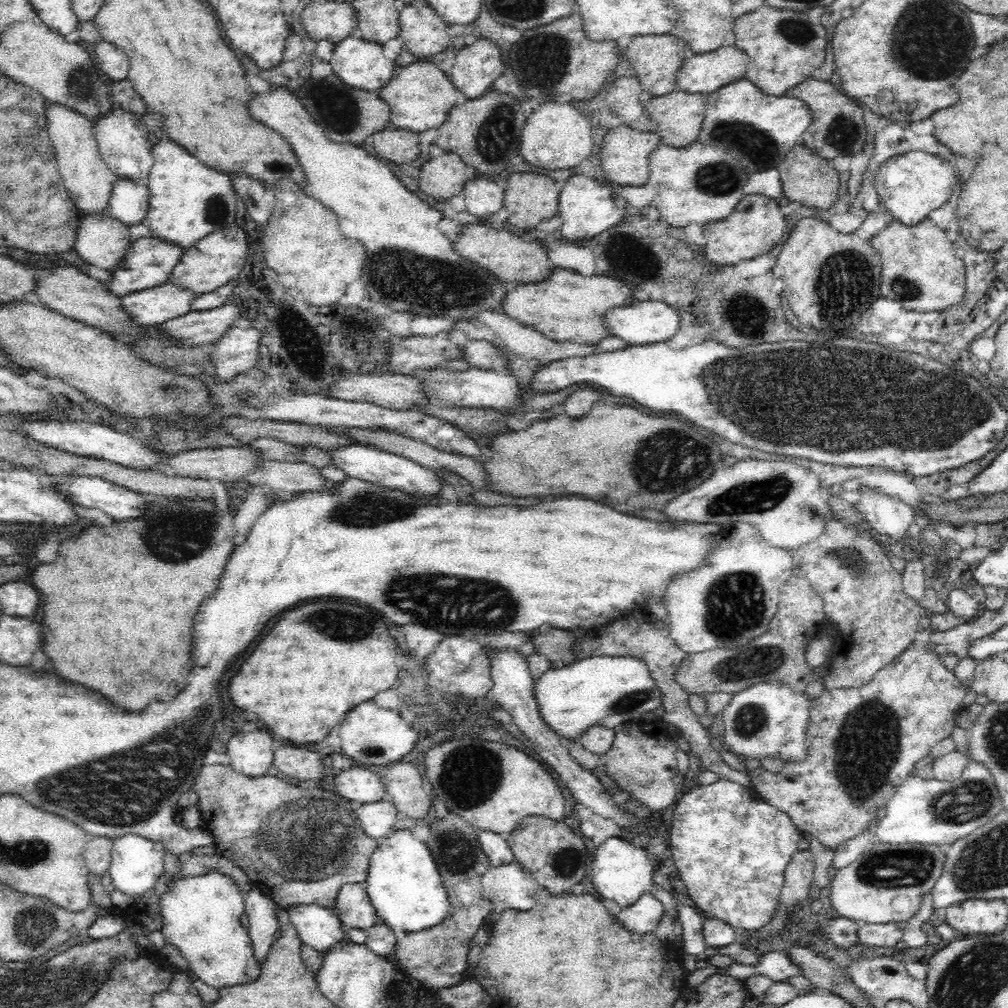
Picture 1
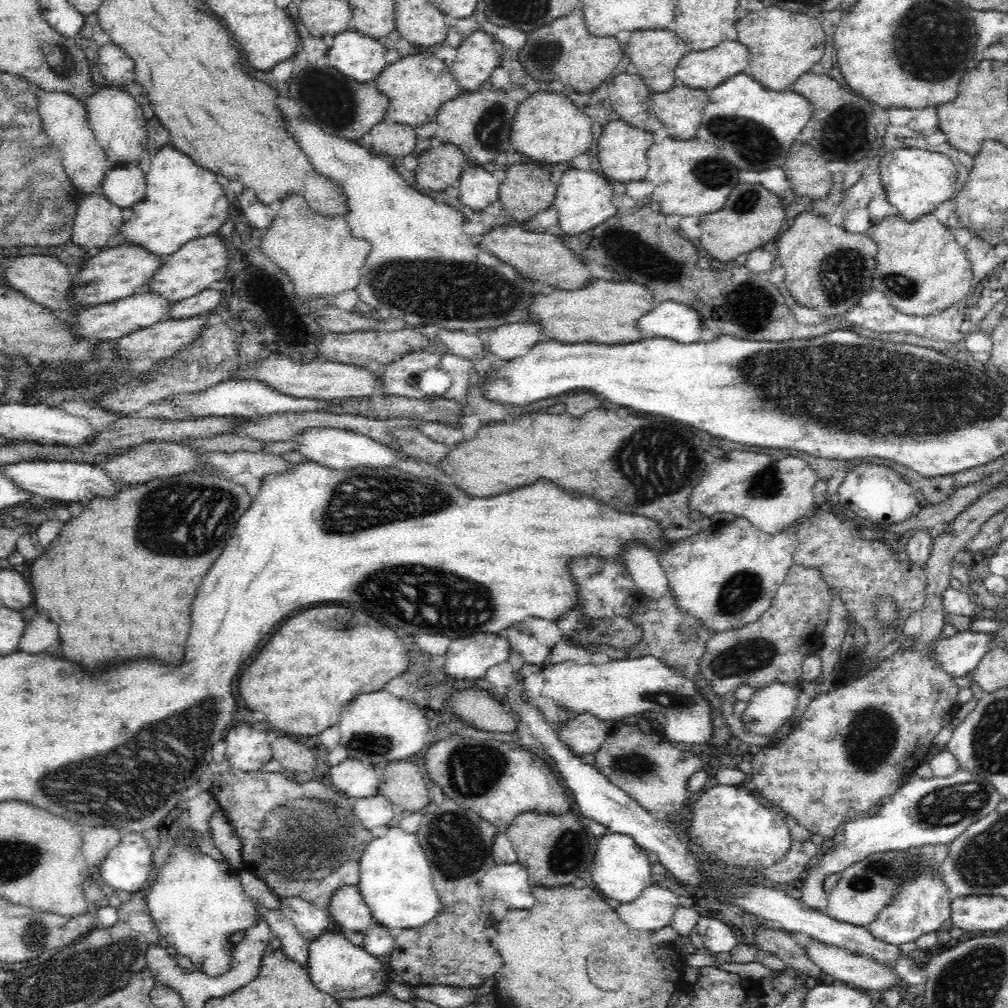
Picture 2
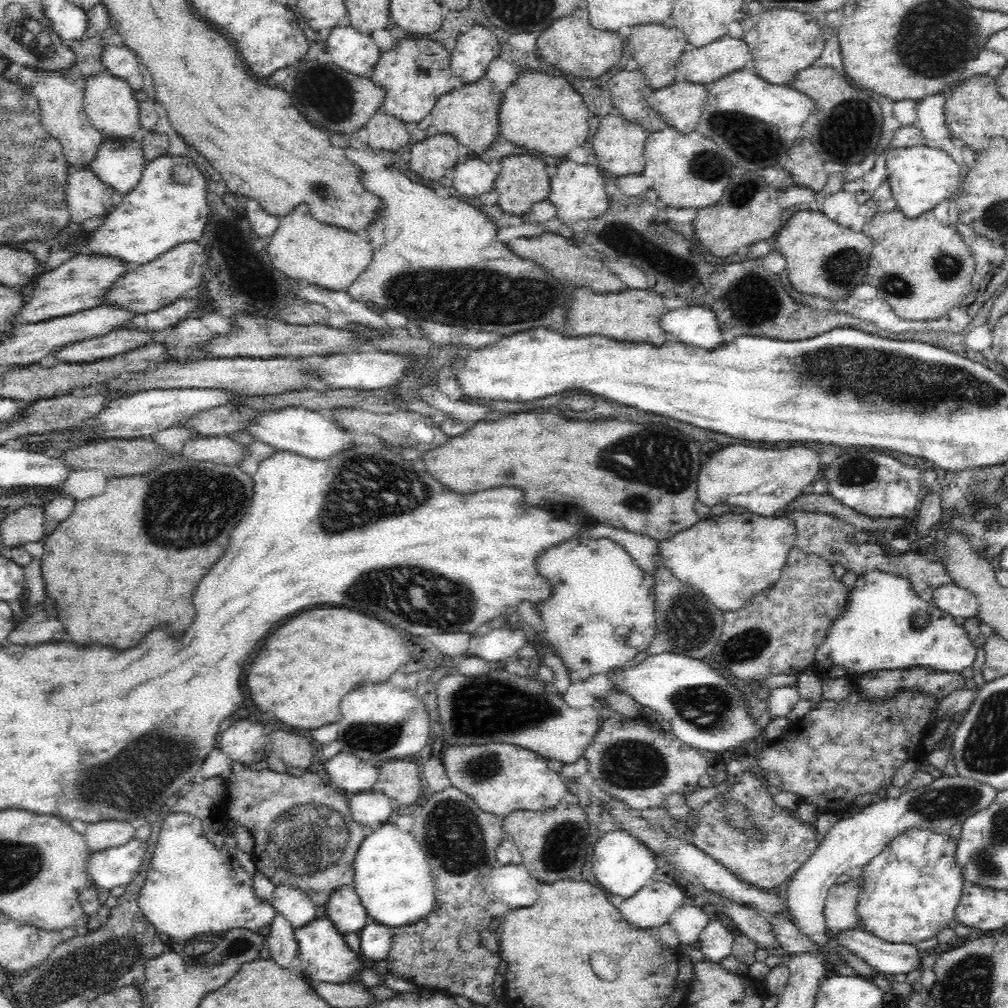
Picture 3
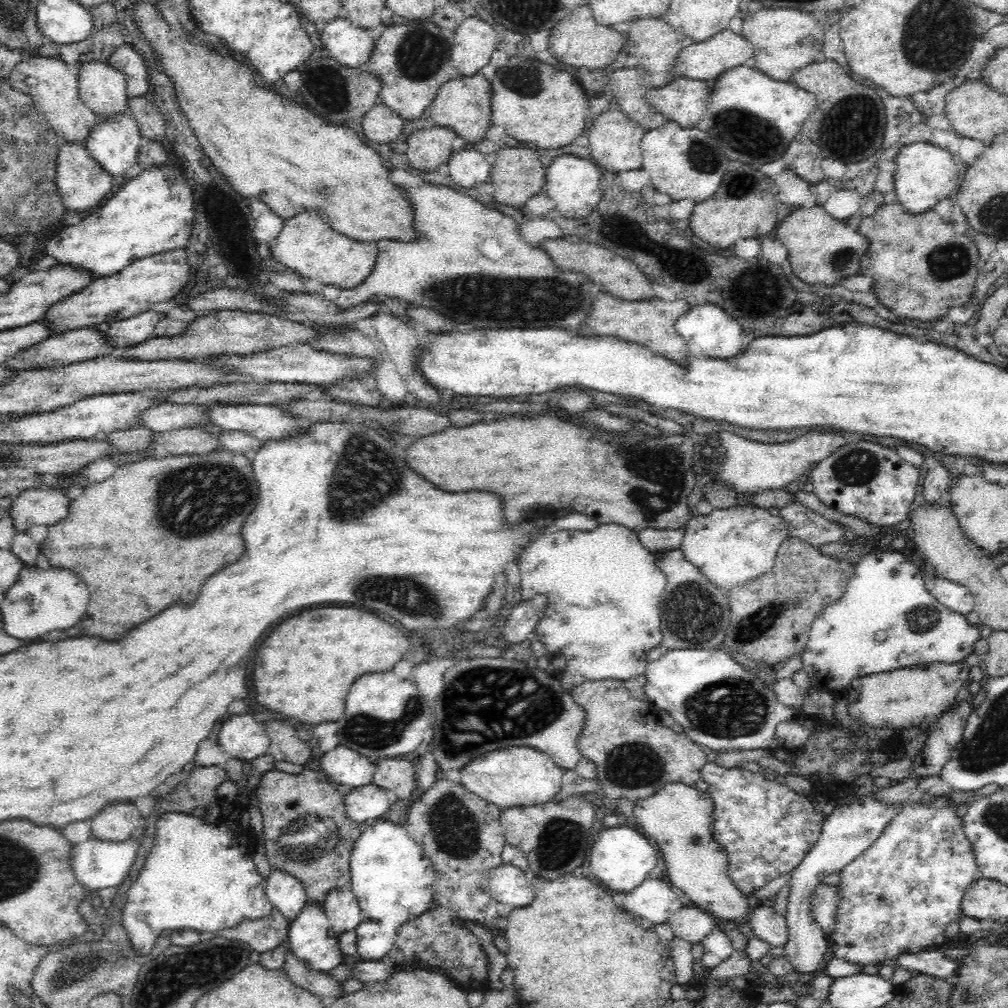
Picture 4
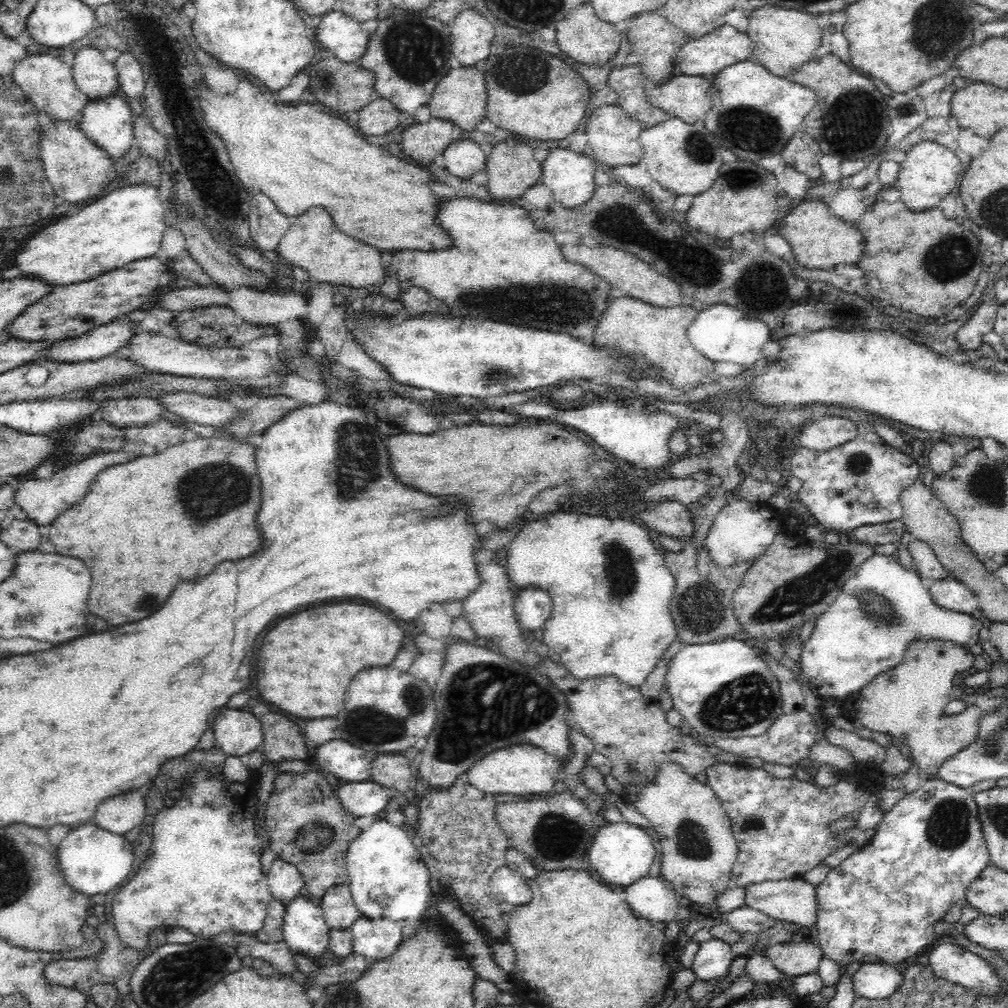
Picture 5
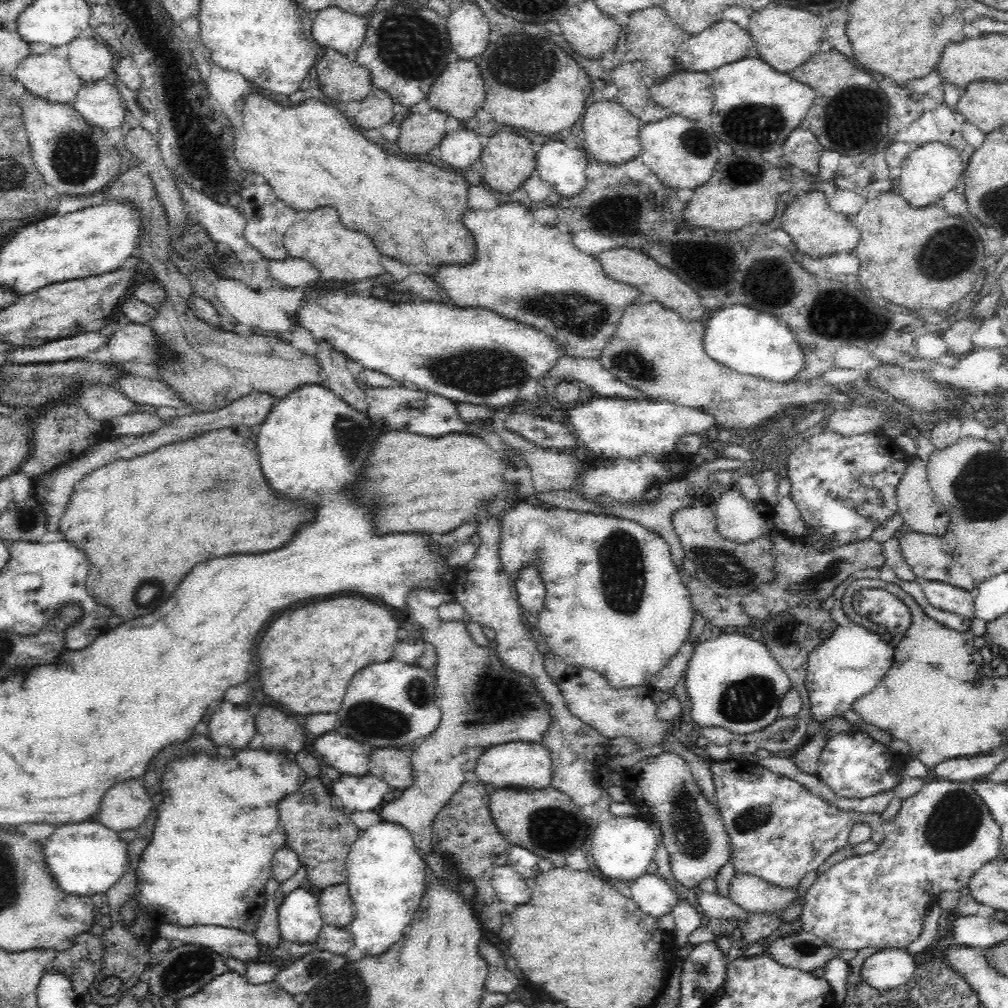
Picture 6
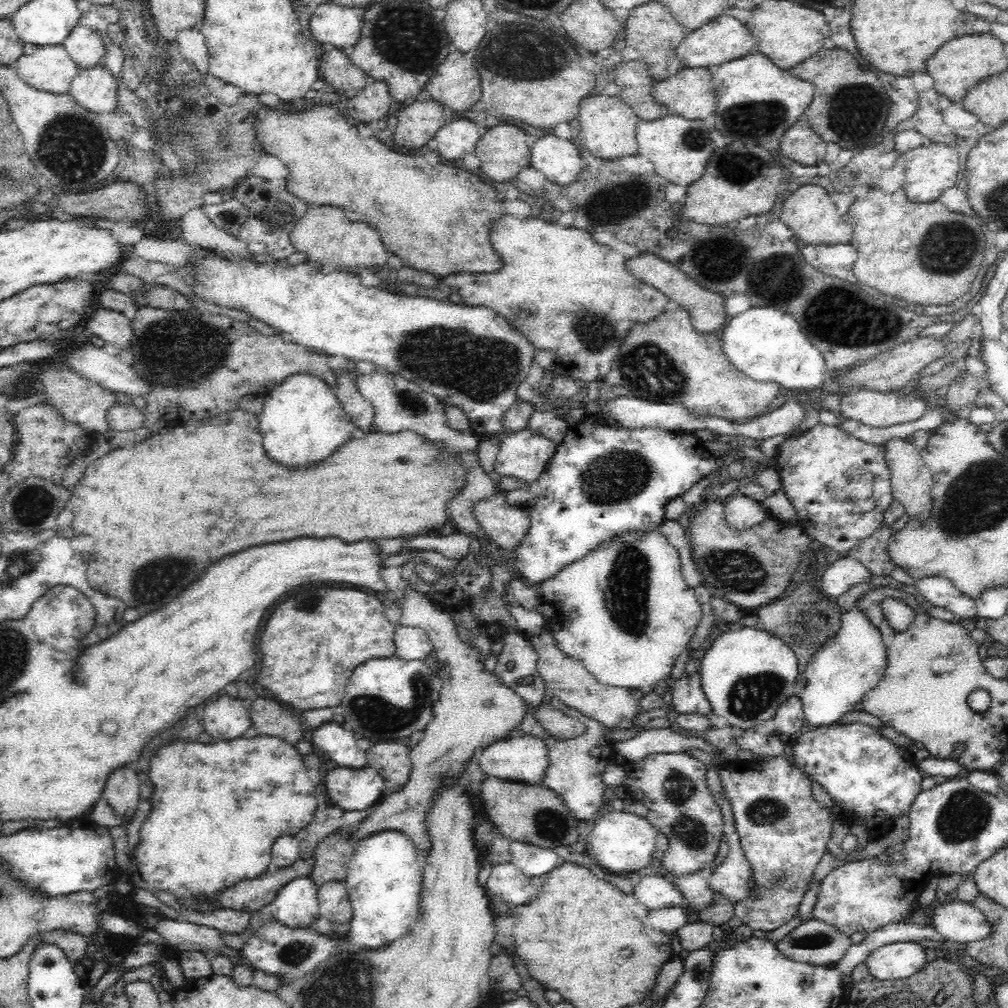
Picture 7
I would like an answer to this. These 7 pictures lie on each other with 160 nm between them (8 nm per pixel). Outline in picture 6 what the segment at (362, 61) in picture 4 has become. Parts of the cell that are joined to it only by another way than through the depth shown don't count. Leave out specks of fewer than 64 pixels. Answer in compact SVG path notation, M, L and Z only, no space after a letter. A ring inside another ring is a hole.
M340 8L318 11L312 25L312 37L321 46L347 56L364 42L366 18L342 12Z

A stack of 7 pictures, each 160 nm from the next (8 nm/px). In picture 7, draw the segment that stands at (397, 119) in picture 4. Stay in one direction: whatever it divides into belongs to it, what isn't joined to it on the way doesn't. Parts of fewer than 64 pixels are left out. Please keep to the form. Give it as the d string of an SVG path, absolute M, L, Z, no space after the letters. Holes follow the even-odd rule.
M372 80L364 90L358 91L349 99L348 116L355 118L356 121L361 120L365 124L372 125L388 114L393 100L386 81Z

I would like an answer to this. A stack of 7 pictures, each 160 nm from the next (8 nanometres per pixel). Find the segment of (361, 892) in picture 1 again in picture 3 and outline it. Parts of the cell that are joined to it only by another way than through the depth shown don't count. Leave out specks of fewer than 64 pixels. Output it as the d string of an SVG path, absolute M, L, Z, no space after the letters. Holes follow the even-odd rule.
M354 881L337 888L325 905L328 918L340 934L359 933L369 921L366 909L355 891Z

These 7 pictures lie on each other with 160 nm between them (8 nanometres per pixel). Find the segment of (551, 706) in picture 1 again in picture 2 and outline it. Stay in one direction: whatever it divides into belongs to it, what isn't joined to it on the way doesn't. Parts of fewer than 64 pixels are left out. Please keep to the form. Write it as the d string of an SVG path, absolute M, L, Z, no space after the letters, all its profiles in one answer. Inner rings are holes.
M646 655L634 659L612 659L607 663L578 664L566 661L560 664L550 664L542 668L543 687L541 696L554 701L554 705L568 709L574 713L591 713L595 718L606 722L620 723L627 717L642 715L651 710L654 713L666 715L666 724L663 726L663 736L667 741L680 744L701 745L712 736L712 710L702 694L696 694L696 686L692 678L684 677L678 669L672 669L655 656Z

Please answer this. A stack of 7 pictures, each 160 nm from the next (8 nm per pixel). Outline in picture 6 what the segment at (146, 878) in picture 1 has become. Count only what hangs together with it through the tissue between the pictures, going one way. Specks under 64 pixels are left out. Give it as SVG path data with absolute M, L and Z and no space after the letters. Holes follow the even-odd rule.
M98 820L66 824L55 829L48 844L44 844L44 860L49 875L58 887L69 895L94 895L108 892L128 870L128 844L120 840L115 830Z

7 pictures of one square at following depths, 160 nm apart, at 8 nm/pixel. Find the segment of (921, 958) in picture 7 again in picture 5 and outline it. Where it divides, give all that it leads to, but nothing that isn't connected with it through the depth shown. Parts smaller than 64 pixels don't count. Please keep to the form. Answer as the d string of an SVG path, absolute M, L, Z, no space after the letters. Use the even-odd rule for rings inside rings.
M864 962L854 976L852 985L854 995L868 1000L885 999L892 996L892 992L898 990L902 984L902 976L896 972L892 963L872 964Z

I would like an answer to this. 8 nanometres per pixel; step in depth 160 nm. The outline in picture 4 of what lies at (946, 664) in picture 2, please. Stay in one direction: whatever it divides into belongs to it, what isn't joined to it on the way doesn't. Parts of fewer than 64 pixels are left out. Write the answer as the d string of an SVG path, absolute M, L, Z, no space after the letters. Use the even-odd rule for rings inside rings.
M872 551L863 555L854 567L854 574L848 581L844 596L834 604L828 605L812 623L806 650L801 654L802 669L804 668L804 672L812 678L814 687L822 689L824 685L828 691L844 691L852 679L864 675L908 668L917 664L954 664L964 661L973 653L972 645L981 638L978 627L968 624L965 615L946 608L926 591L920 569L912 565L901 551ZM877 630L887 632L886 640L878 644L874 640Z

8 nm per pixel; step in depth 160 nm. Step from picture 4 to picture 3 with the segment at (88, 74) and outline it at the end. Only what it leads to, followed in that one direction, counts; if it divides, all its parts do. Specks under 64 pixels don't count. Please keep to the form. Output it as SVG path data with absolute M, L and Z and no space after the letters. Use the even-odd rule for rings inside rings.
M104 71L96 76L88 77L83 95L83 109L88 120L104 138L114 138L116 141L139 140L136 132L141 129L139 108L135 99L135 91L128 82L112 73Z

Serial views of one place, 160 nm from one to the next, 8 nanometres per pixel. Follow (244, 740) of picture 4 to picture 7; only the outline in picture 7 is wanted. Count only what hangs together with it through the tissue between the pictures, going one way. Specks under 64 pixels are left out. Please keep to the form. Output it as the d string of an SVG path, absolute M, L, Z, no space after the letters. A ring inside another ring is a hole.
M222 696L218 702L208 702L204 712L204 730L218 740L234 740L248 731L251 719L249 710L240 700Z

